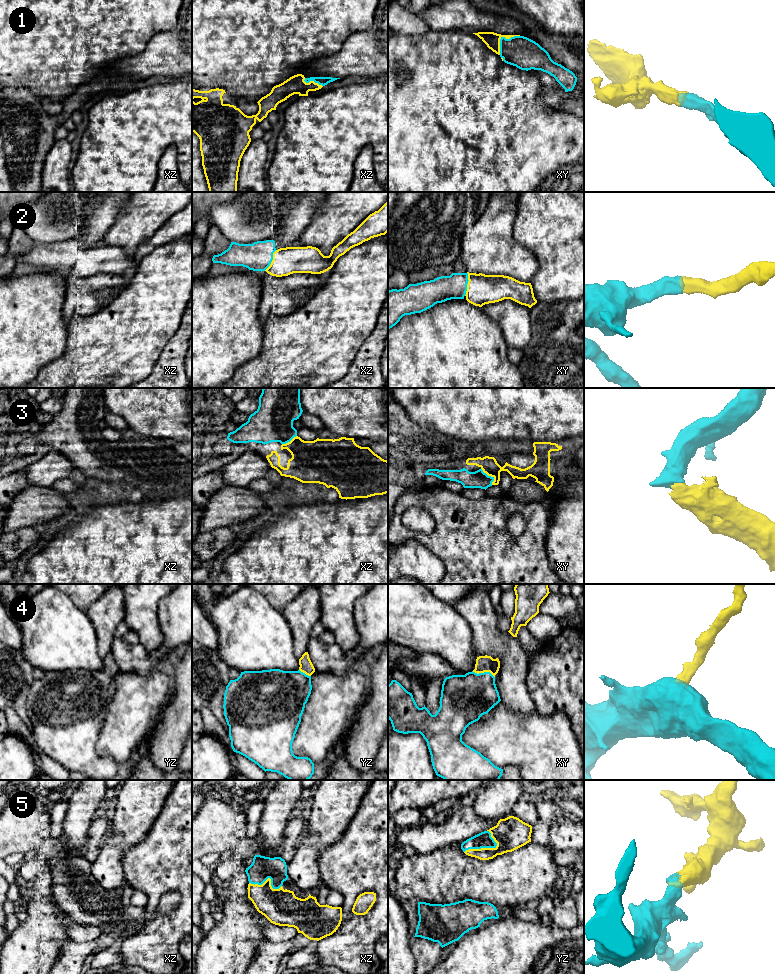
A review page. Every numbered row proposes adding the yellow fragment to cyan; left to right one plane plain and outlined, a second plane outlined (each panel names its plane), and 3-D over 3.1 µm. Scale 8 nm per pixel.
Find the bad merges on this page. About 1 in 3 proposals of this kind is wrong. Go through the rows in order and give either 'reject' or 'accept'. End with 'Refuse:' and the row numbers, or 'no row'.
1: accept
2: accept
3: accept
4: accept
5: accept
Refuse: no row

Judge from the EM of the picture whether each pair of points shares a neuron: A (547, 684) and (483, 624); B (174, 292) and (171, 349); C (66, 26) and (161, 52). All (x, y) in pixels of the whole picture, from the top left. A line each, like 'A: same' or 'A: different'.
A: different
B: different
C: different

